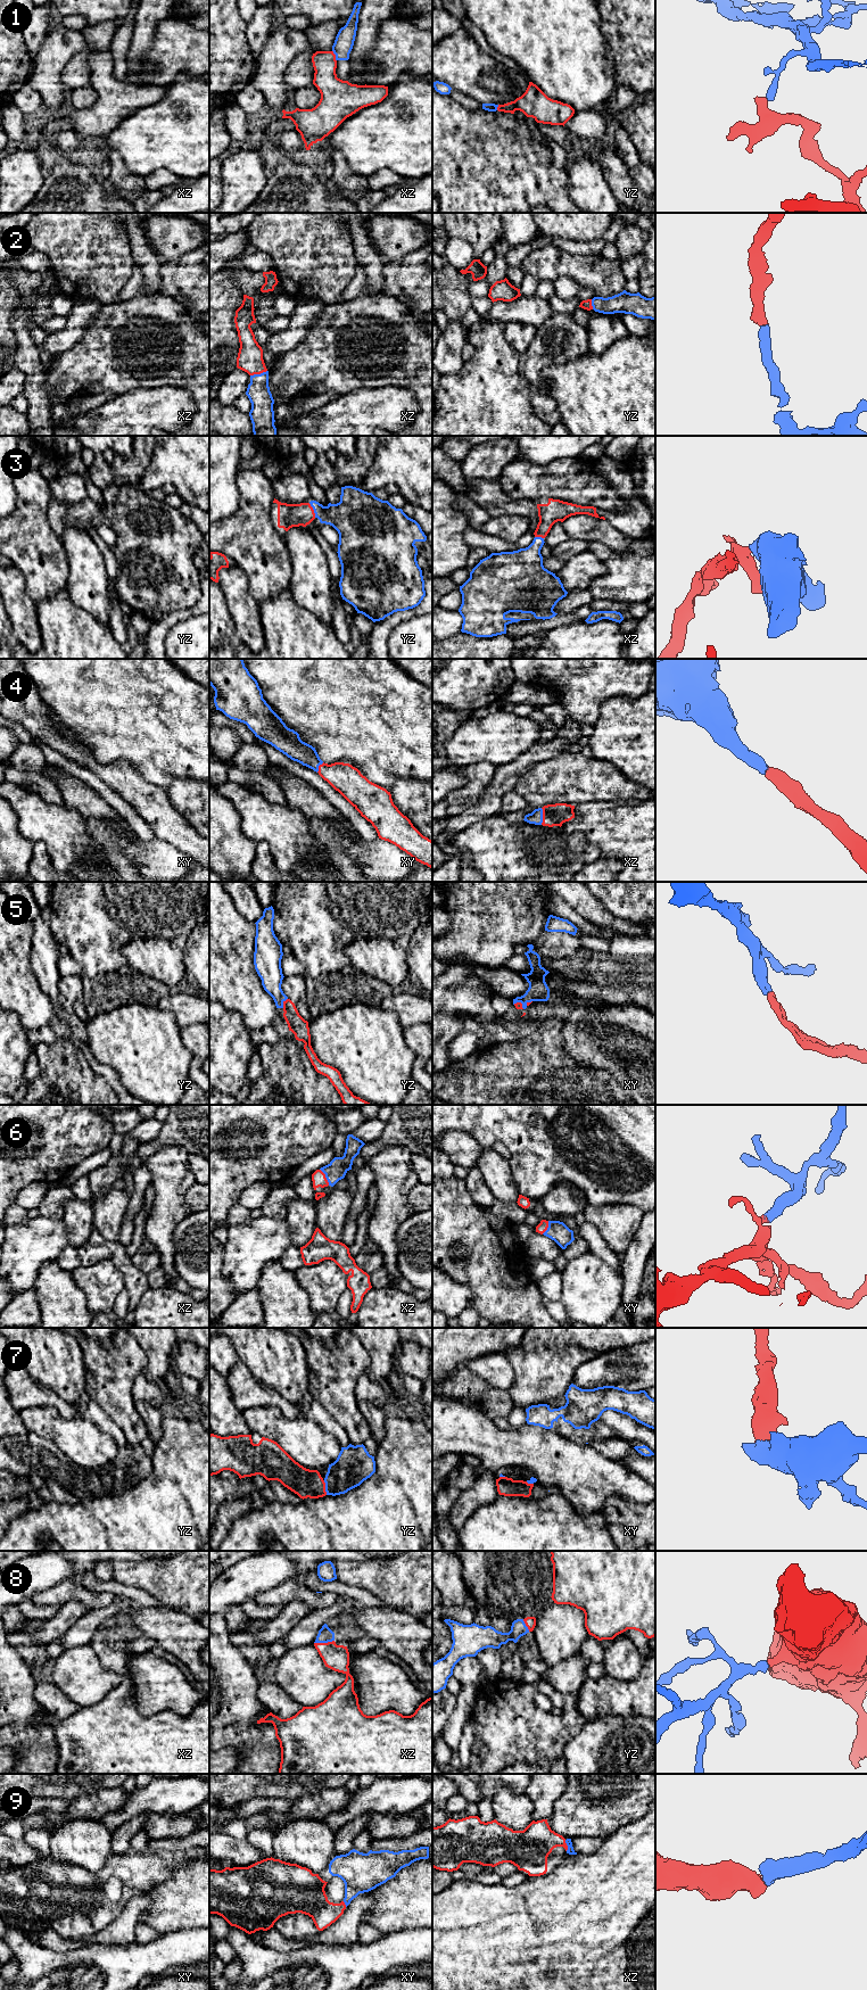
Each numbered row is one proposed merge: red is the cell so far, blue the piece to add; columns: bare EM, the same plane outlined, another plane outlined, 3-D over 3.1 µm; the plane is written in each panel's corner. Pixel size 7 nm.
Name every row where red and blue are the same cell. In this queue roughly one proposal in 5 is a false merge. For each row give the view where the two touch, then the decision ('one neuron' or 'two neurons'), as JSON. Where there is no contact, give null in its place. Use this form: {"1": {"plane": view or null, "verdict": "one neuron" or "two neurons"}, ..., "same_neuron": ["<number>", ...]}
{"1": {"plane": "xz", "verdict": "two neurons"}, "2": {"plane": "xz", "verdict": "one neuron"}, "3": {"plane": "yz", "verdict": "one neuron"}, "4": {"plane": "xz", "verdict": "one neuron"}, "5": {"plane": "yz", "verdict": "one neuron"}, "6": {"plane": "xz", "verdict": "one neuron"}, "7": {"plane": "yz", "verdict": "one neuron"}, "8": {"plane": "xz", "verdict": "one neuron"}, "9": {"plane": "xz", "verdict": "one neuron"}, "same_neuron": ["2", "3", "4", "5", "6", "7", "8", "9"]}

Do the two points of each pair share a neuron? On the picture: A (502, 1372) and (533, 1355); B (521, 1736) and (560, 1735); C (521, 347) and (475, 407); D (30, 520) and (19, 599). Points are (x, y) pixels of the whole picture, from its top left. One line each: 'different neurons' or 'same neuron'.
A: different neurons
B: same neuron
C: different neurons
D: different neurons

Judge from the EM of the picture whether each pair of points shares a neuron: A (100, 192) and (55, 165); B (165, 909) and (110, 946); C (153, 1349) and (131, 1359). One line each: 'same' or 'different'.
A: same
B: same
C: different

